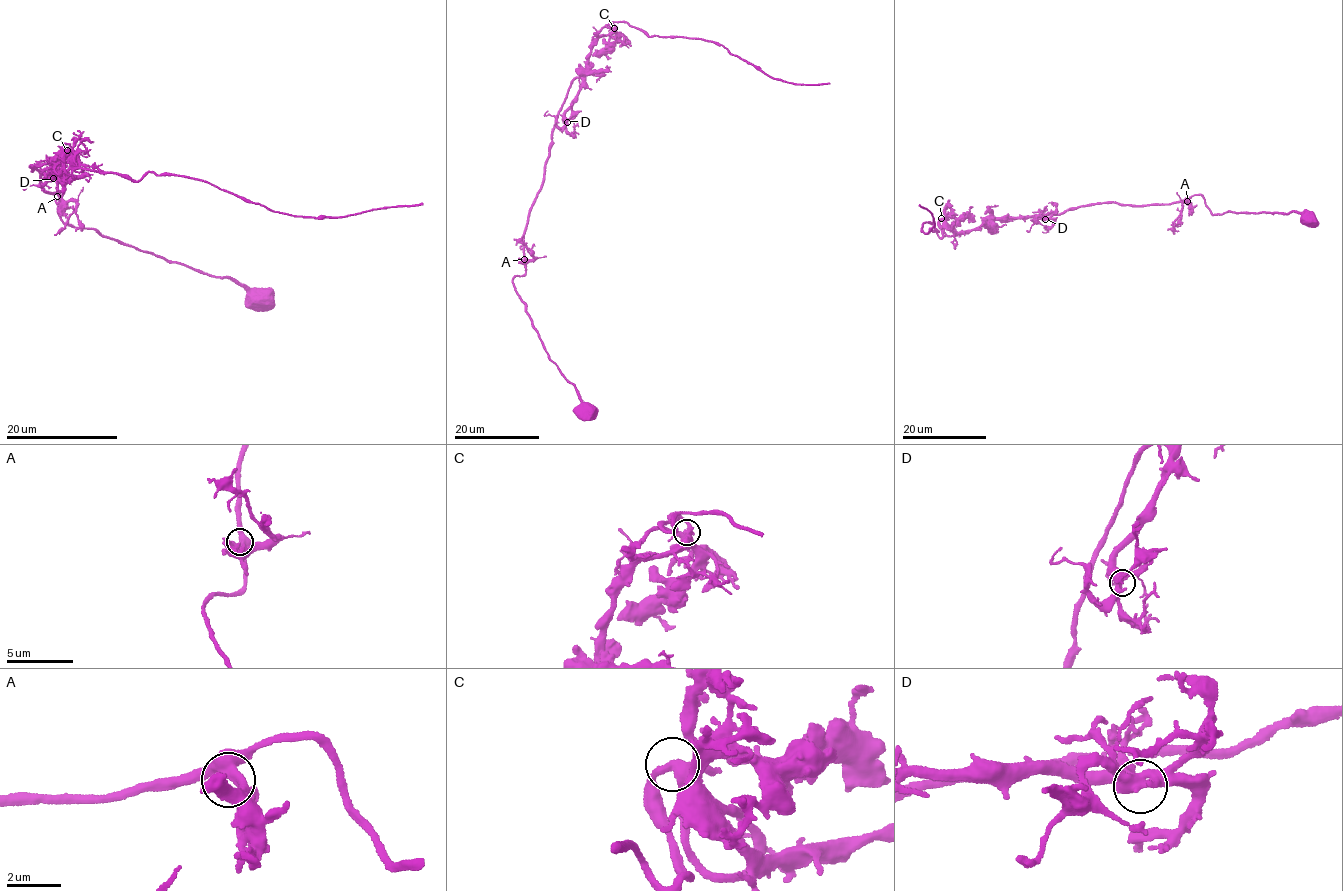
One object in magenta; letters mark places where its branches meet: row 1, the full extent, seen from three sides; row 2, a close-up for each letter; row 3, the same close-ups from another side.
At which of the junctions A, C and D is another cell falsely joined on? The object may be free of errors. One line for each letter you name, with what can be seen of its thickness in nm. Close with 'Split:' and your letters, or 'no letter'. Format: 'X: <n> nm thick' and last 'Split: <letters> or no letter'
Split: no letter

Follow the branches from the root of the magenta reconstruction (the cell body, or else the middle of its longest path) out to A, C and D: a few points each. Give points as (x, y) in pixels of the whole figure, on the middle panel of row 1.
A: (586, 410), (576, 388), (550, 359), (525, 303), (515, 289), (512, 280), (525, 272), (524, 259)
C: (586, 410), (550, 359), (512, 280), (525, 272), (524, 227), (558, 111), (599, 38), (616, 33), (614, 28)
D: (586, 410), (550, 359), (512, 280), (525, 272), (524, 227), (555, 119), (561, 114), (567, 122)

